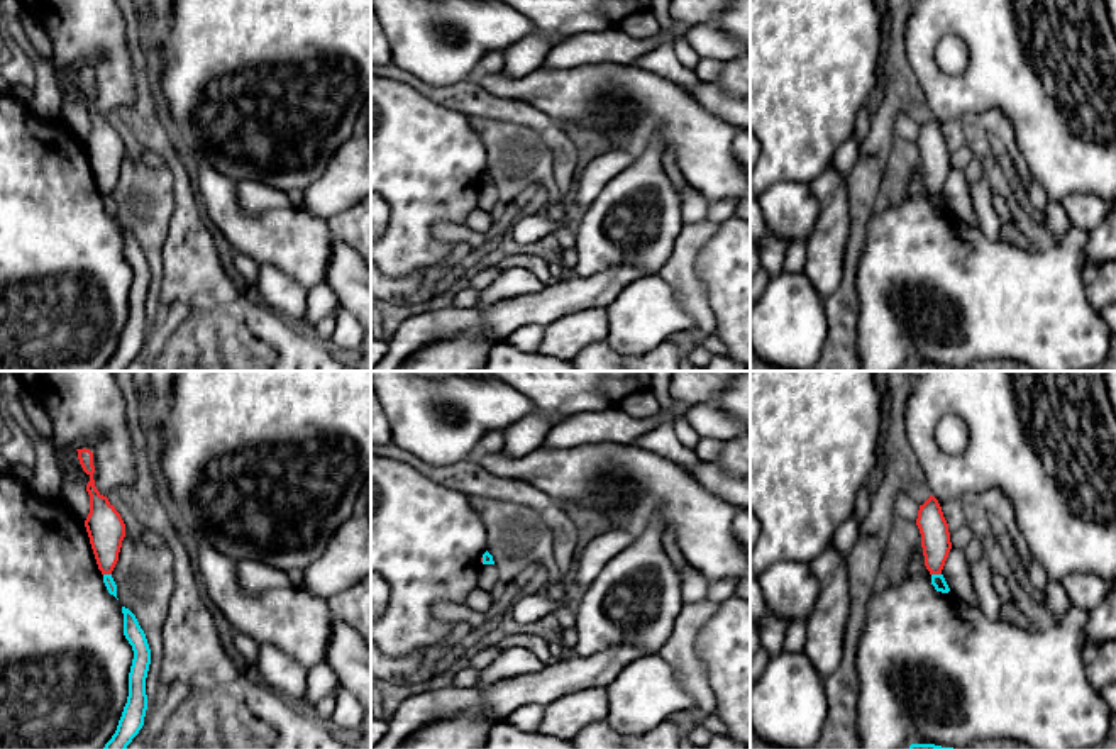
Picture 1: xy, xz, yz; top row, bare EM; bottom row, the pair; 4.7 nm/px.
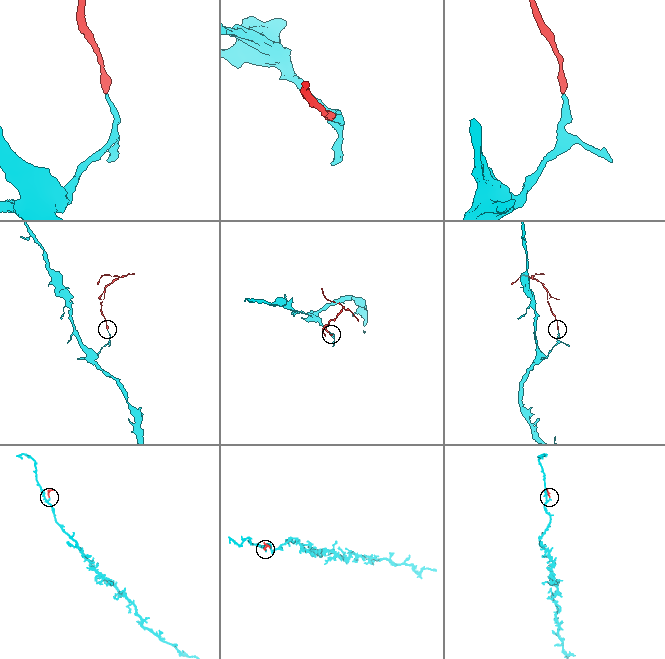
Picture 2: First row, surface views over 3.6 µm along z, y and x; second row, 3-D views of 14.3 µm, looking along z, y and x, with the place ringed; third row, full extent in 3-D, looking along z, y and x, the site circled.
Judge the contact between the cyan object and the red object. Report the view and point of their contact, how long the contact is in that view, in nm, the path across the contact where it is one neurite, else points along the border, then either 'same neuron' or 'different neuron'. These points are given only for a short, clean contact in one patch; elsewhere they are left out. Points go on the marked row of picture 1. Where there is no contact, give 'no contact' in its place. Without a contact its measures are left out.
yz (937, 575) | 50 nm | along yz (932, 573), (940, 575) | different neuron

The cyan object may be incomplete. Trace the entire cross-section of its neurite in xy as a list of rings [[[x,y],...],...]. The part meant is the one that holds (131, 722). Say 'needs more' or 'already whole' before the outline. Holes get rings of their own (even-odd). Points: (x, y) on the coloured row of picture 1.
already whole; [[[122,607],[124,635],[132,646],[134,659],[129,673],[129,696],[117,730],[103,749],[127,749],[144,725],[147,710],[146,678],[151,664],[151,649],[135,615]]]

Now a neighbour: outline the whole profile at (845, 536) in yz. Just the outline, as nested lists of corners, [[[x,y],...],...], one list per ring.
[[[852,515],[837,530],[833,546],[842,552],[843,558],[852,551],[859,535],[859,527],[860,527],[860,522],[855,519],[855,515]]]

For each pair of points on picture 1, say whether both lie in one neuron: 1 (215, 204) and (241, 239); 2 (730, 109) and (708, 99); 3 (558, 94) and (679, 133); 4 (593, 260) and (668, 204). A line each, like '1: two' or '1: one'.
1: one
2: one
3: one
4: one

